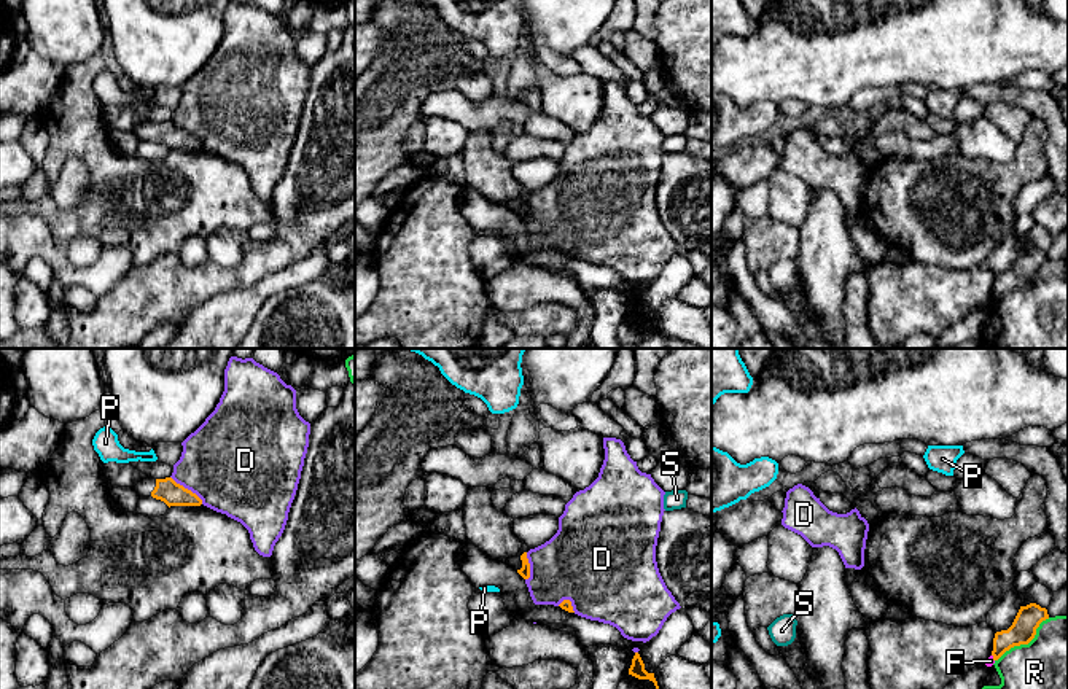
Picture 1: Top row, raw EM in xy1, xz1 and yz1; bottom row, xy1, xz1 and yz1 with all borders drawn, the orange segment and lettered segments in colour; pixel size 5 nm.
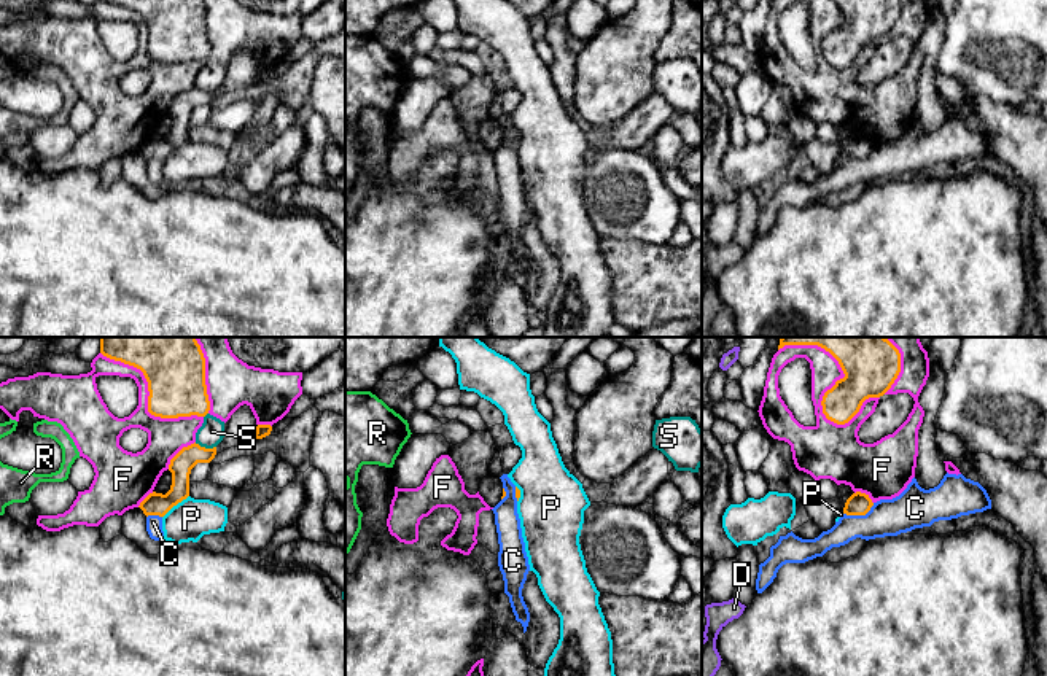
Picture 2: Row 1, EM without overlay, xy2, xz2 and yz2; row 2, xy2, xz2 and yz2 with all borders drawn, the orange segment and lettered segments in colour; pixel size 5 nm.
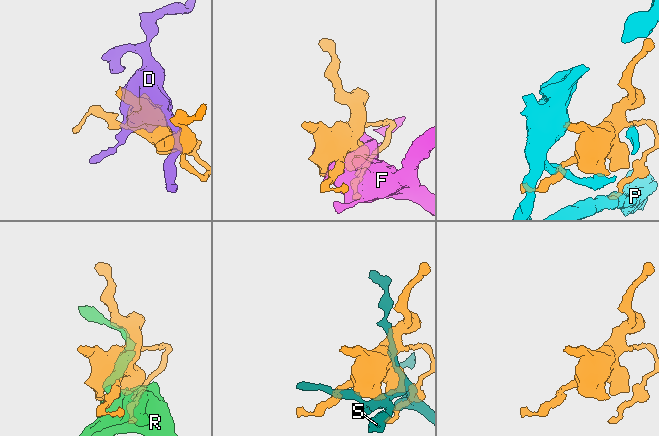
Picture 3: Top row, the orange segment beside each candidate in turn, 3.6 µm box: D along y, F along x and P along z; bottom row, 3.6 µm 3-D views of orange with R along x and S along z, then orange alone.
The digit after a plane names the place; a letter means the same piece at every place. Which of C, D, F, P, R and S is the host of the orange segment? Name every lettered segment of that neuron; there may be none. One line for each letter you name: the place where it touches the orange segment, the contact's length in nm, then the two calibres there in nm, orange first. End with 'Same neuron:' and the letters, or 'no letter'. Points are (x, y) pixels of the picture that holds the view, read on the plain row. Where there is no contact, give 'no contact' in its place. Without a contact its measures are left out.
Same neuron: no letter

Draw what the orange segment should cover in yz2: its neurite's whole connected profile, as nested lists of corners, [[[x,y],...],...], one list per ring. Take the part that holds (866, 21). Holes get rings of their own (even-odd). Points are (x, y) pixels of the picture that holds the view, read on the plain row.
[[[834,0],[845,21],[823,40],[827,64],[845,68],[869,41],[883,40],[901,16],[901,0]]]

